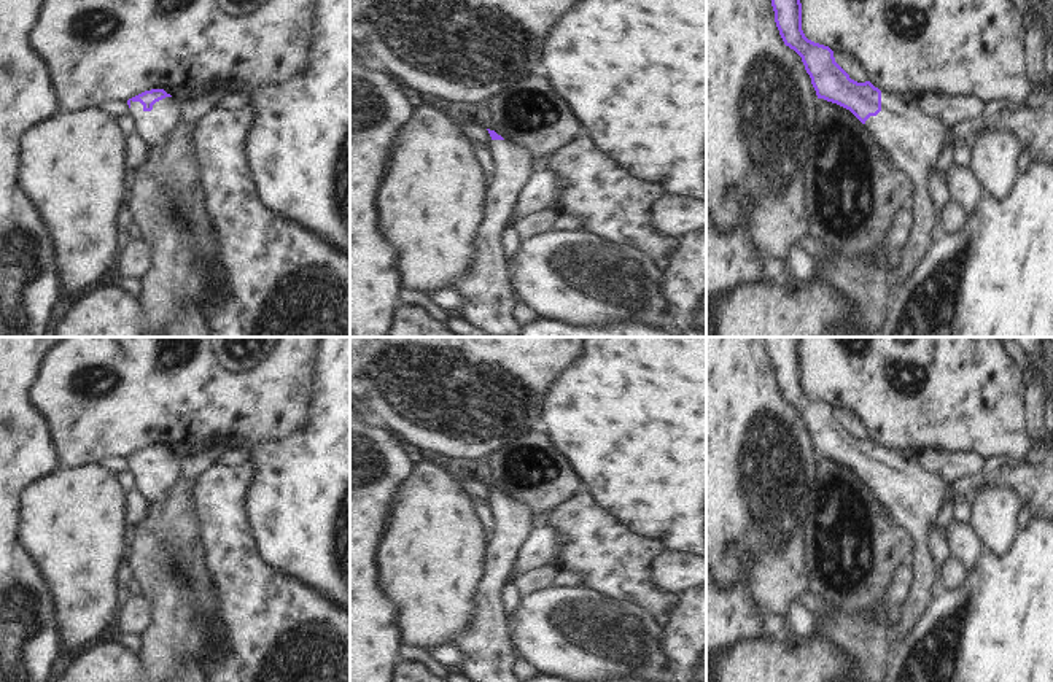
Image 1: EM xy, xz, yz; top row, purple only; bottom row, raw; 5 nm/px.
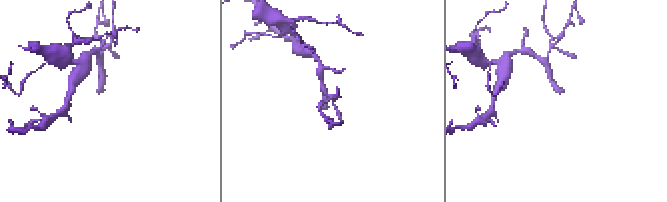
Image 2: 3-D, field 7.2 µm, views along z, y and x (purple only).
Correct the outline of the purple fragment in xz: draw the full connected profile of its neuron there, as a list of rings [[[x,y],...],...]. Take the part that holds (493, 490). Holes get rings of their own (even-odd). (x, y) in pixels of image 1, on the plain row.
[[[487,485],[495,518],[485,545],[485,560],[472,598],[472,618],[452,645],[461,653],[457,665],[469,682],[519,682],[514,676],[517,655],[507,636],[504,587],[517,553],[531,531],[533,512],[522,502]]]

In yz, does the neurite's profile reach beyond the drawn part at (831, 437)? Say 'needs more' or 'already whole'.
needs more

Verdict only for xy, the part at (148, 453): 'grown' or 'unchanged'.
grown

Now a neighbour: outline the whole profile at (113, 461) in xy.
[[[111,453],[107,456],[102,456],[97,464],[103,466],[105,469],[108,469],[110,472],[116,472],[116,471],[126,471],[129,469],[129,461],[126,456],[121,456],[118,453]]]

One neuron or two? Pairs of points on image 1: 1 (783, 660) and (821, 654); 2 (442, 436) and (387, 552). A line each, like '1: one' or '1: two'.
1: one
2: two

